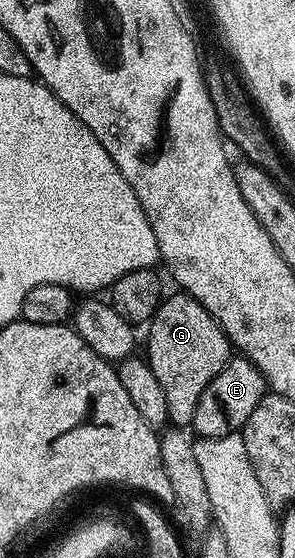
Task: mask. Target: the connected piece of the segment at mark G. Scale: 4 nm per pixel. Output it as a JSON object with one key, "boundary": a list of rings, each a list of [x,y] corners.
{"boundary":[[[185,293],[177,294],[167,294],[150,316],[144,358],[156,381],[160,381],[160,389],[164,389],[164,401],[168,401],[167,420],[175,427],[186,429],[196,413],[200,393],[204,393],[208,381],[212,381],[212,377],[216,377],[216,373],[220,373],[232,358],[232,344],[200,301]]]}

